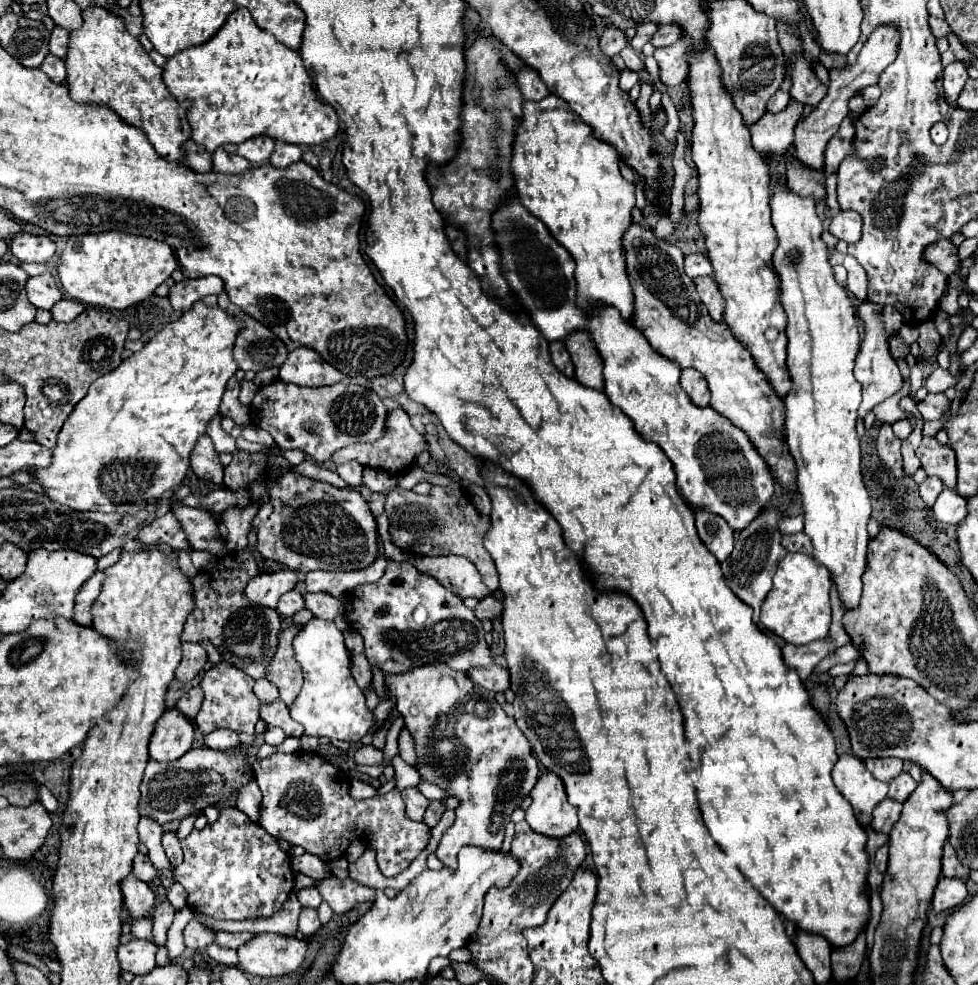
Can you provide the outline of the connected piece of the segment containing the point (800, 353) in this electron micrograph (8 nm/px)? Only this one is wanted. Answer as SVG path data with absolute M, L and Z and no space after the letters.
M779 183L771 195L771 209L779 241L773 253L773 269L779 273L779 299L787 313L787 369L793 383L791 391L785 395L785 435L797 463L797 485L805 509L805 533L813 543L815 563L829 569L831 579L837 585L841 605L845 609L855 609L861 599L861 575L867 569L867 523L871 519L871 501L861 477L861 449L855 431L857 407L861 403L861 387L853 377L853 365L859 351L855 311L847 289L835 281L833 267L829 263L829 249L821 239L823 223L815 211L815 199L795 195L787 191L785 183Z

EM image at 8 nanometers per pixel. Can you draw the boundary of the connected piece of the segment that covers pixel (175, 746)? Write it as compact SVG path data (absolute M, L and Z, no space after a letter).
M179 709L165 711L151 735L149 743L151 759L161 763L179 759L191 749L193 735L195 735L195 725Z

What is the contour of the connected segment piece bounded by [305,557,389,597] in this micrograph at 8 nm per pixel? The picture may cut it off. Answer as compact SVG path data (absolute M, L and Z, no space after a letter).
M377 557L375 565L371 565L367 569L361 569L361 571L353 571L353 573L315 571L315 573L309 573L305 577L305 587L307 587L307 591L325 591L333 597L343 597L343 595L353 593L359 585L377 581L385 573L387 563L389 563L389 559Z

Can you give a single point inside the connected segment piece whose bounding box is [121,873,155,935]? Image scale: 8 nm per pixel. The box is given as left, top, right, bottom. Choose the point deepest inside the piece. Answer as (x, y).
(139, 899)

